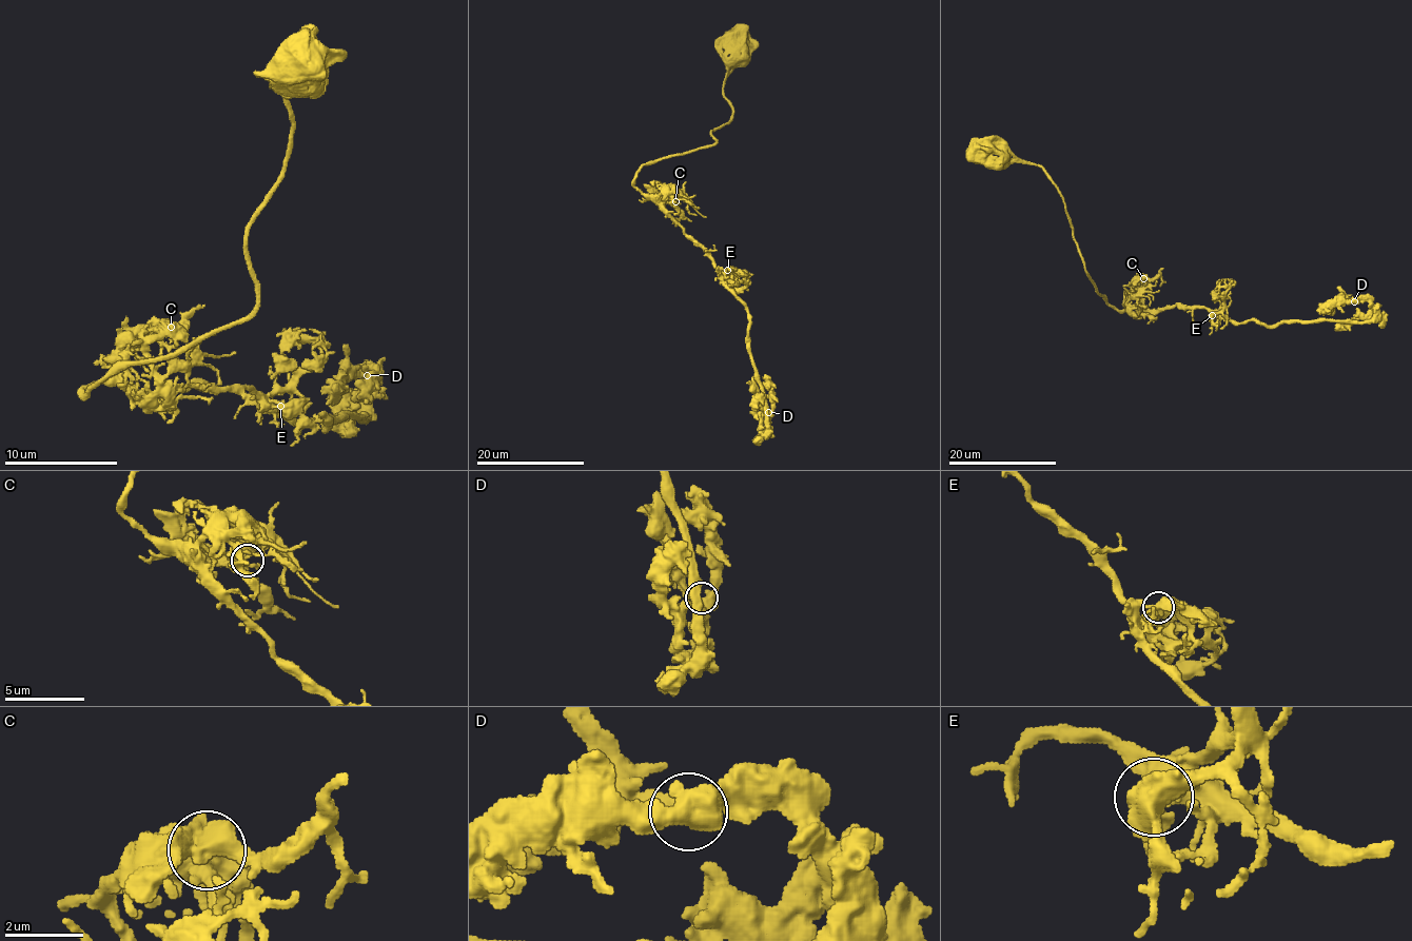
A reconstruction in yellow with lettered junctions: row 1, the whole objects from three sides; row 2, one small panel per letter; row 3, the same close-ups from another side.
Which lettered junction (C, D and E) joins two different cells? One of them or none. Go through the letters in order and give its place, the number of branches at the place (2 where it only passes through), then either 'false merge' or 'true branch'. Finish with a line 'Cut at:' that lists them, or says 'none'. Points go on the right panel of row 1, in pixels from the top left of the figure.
C: place (1143, 278); branches 2; true branch
D: place (1354, 301); branches 3; true branch
E: place (1212, 315); branches 2; true branch
Cut at: none

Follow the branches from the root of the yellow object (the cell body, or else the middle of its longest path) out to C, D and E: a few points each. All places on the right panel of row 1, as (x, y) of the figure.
C: (980, 152), (993, 165), (1025, 161), (1044, 171), (1063, 199), (1084, 269), (1110, 305), (1132, 307), (1143, 278)
D: (980, 152), (1044, 171), (1085, 272), (1119, 310), (1353, 324), (1372, 308), (1354, 301)
E: (980, 152), (993, 165), (1025, 161), (1044, 171), (1063, 199), (1084, 269), (1110, 305), (1203, 307), (1212, 316)

